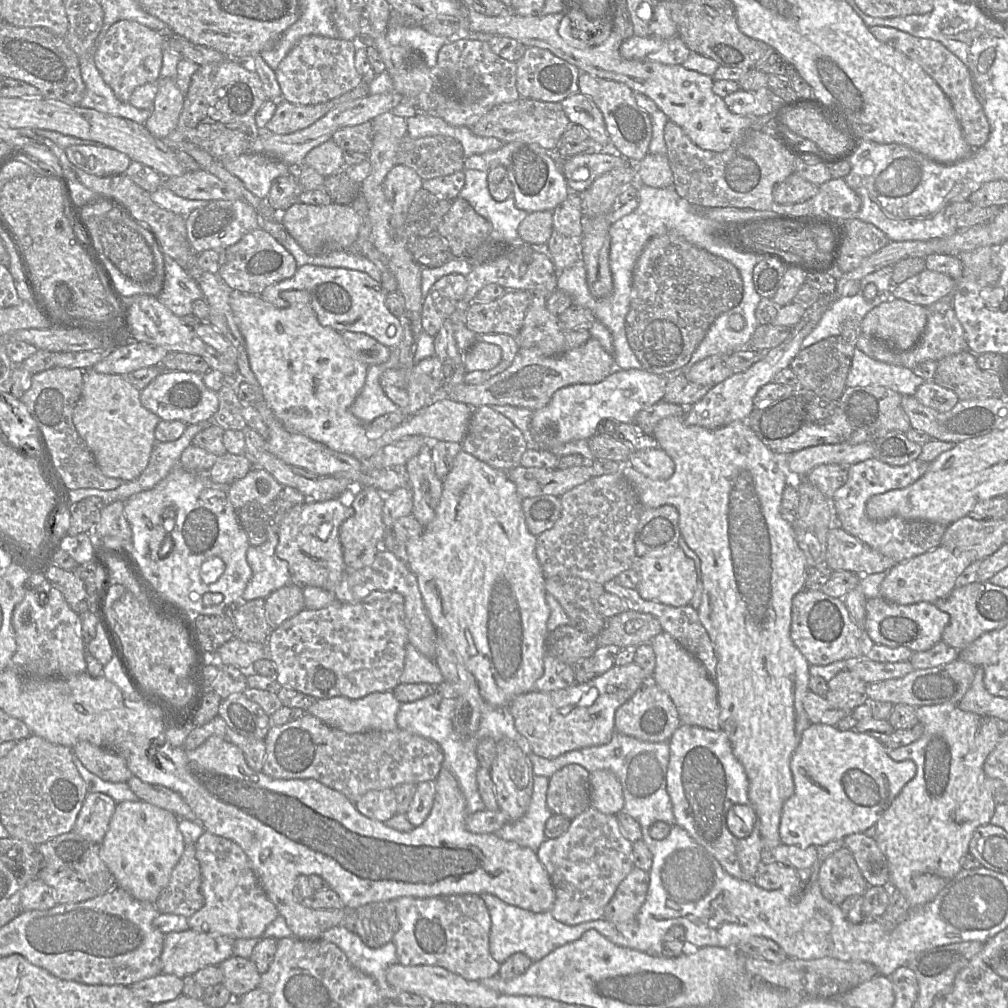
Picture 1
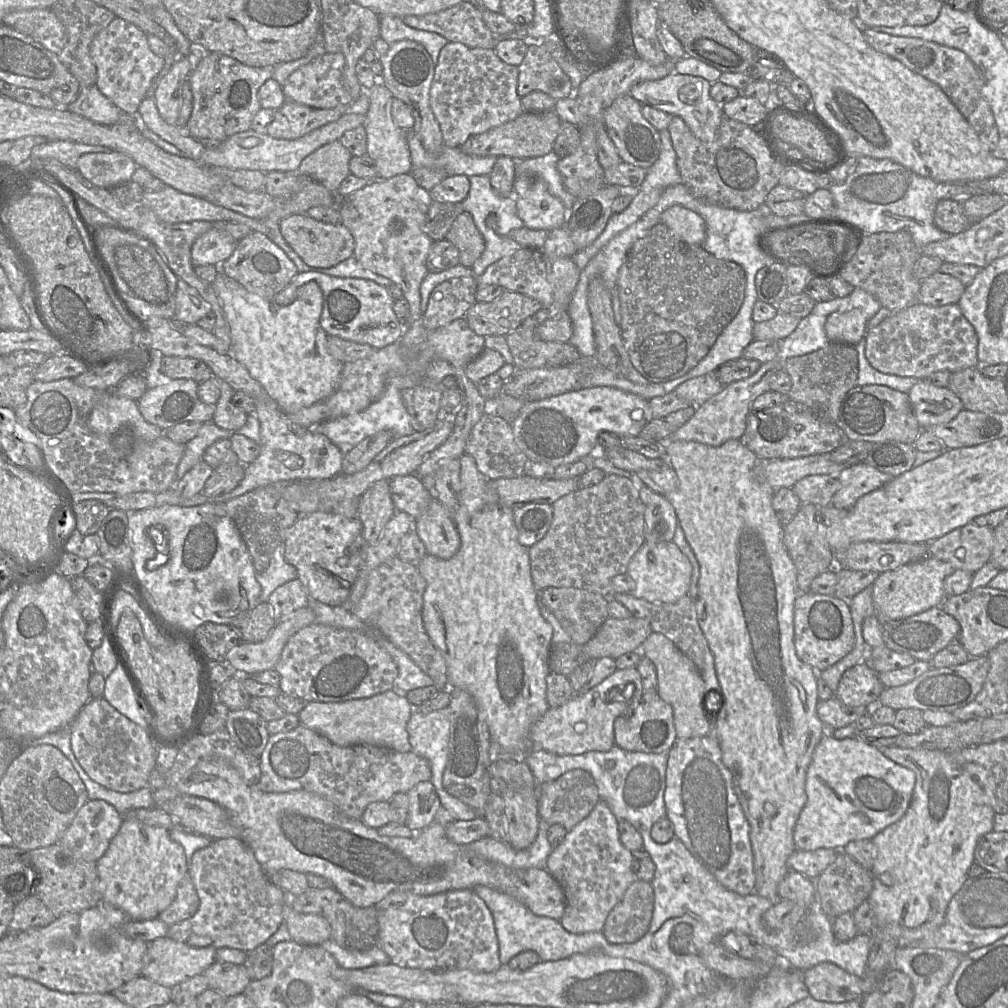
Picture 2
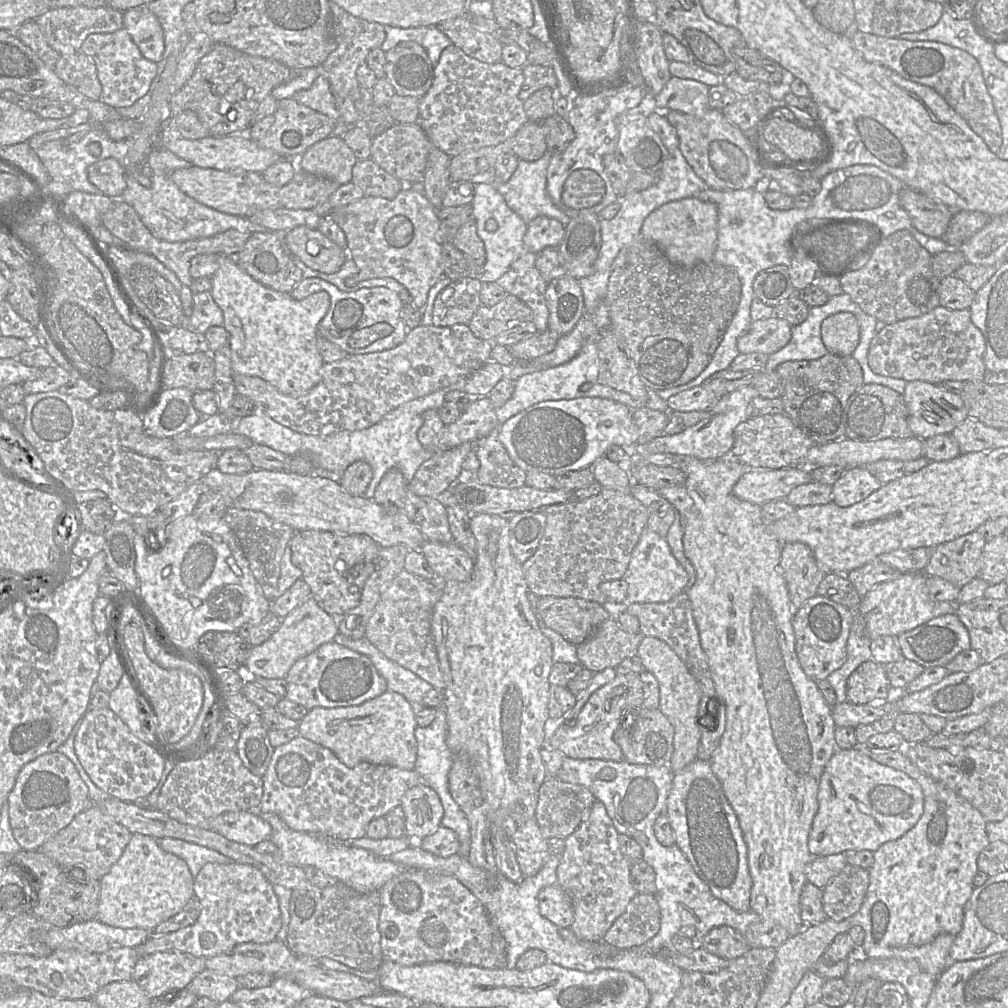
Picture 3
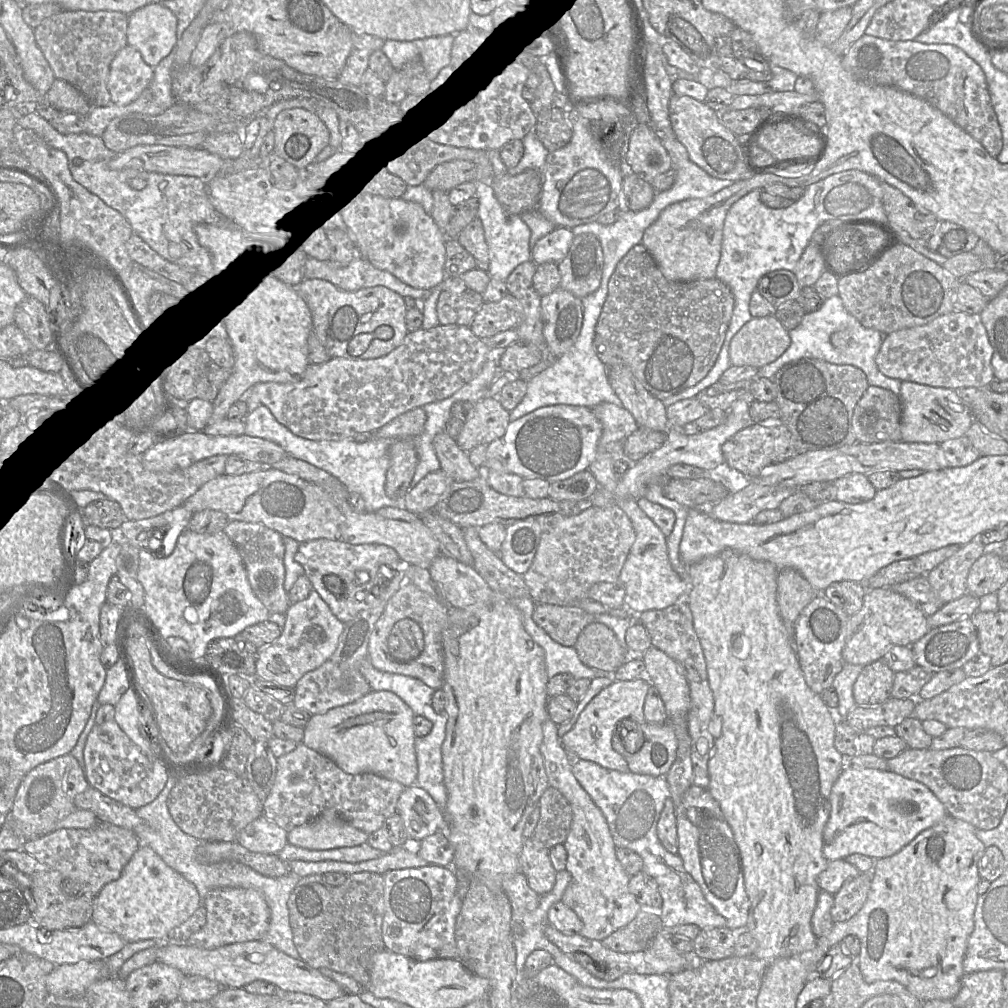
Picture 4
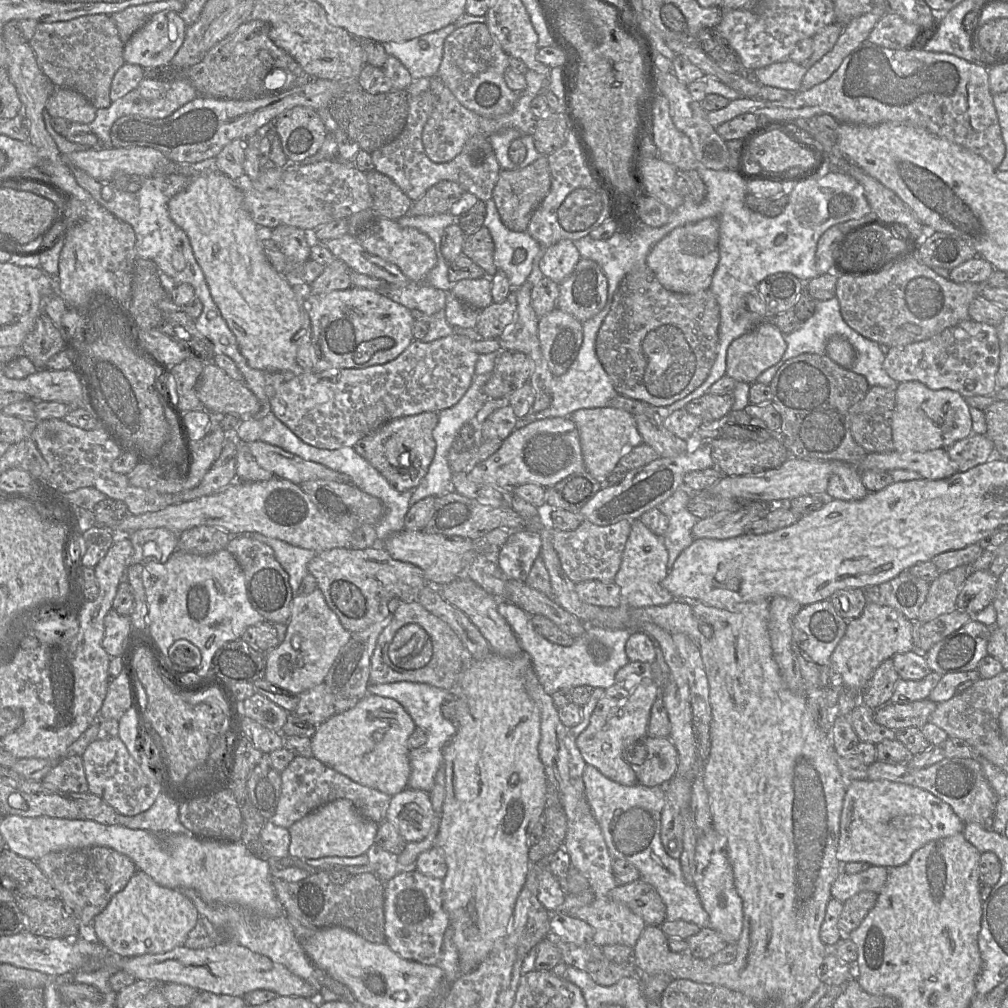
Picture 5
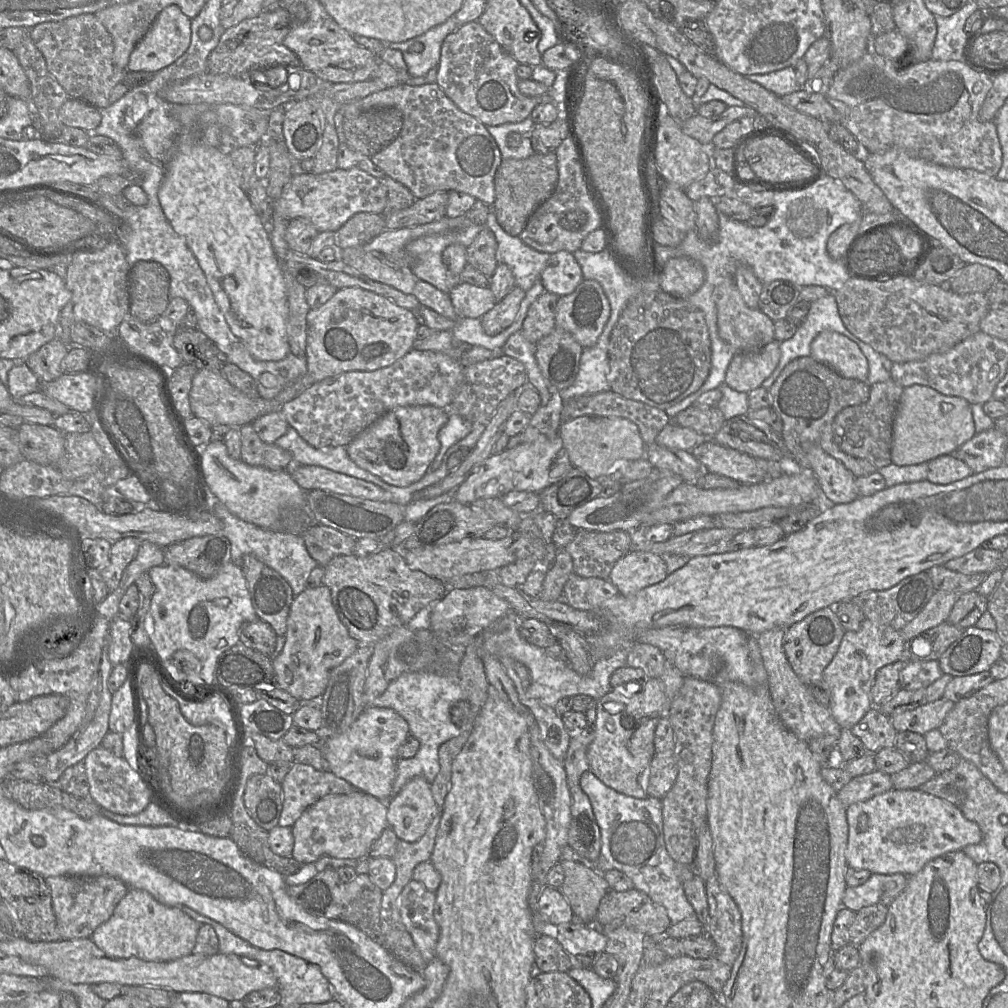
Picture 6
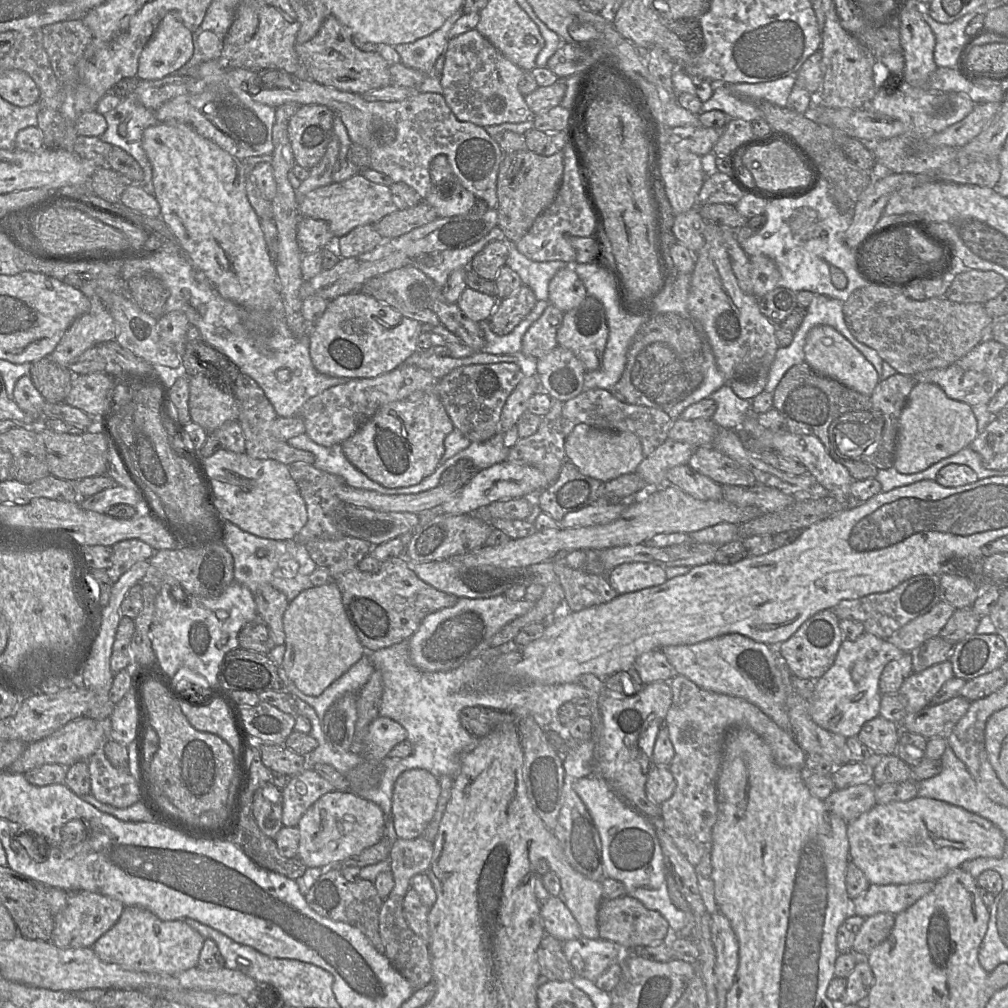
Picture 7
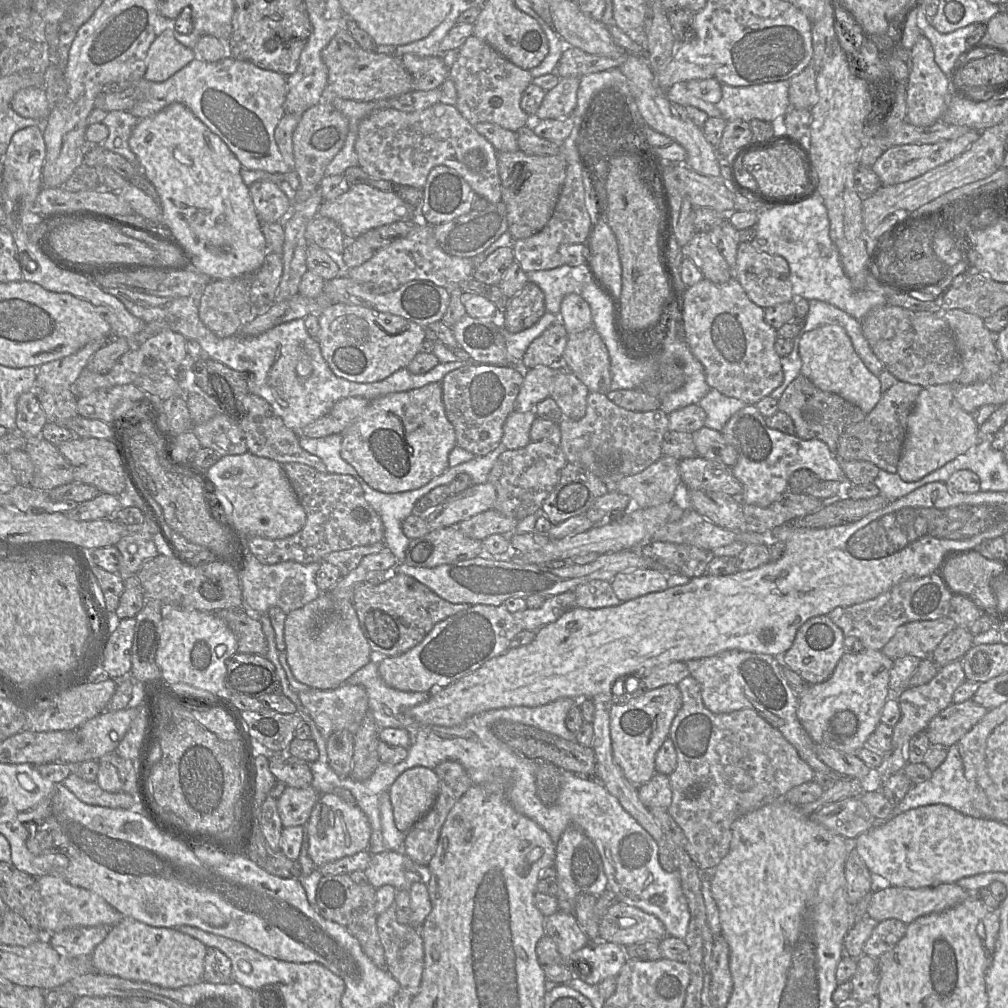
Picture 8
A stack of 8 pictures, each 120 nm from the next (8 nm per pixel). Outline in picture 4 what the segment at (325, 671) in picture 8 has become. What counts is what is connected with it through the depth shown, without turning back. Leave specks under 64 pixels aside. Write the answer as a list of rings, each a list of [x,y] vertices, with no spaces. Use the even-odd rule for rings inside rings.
[[[312,589],[307,598],[290,604],[280,636],[267,646],[257,649],[256,674],[263,680],[295,687],[304,674],[330,659],[343,630],[344,623],[332,613],[317,591]]]

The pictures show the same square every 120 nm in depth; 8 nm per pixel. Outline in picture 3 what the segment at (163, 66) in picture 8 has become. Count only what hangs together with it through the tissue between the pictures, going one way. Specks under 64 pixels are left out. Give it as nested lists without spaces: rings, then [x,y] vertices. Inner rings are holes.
[[[147,5],[125,11],[123,26],[146,59],[155,63],[161,60],[165,50],[163,29]]]

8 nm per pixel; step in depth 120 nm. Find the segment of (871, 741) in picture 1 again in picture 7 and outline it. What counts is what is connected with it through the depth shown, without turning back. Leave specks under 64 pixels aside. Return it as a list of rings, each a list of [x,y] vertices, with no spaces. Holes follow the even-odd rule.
[[[916,796],[908,801],[892,802],[888,804],[875,804],[872,809],[861,814],[858,818],[847,823],[847,835],[849,840],[850,861],[853,862],[866,876],[871,884],[909,884],[920,881],[937,881],[950,870],[960,867],[966,860],[979,857],[1000,858],[1004,853],[1005,836],[1002,831],[991,821],[979,816],[976,813],[947,803],[942,800]]]

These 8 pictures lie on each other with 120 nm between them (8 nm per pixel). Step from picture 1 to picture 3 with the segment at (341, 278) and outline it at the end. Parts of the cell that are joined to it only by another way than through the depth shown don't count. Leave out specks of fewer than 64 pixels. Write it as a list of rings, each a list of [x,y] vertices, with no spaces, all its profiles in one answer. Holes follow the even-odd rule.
[[[303,278],[289,294],[293,299],[300,301],[321,291],[328,293],[330,306],[318,325],[318,334],[339,346],[349,356],[390,350],[404,341],[408,327],[400,317],[404,304],[398,293],[385,287],[344,292],[320,278]]]

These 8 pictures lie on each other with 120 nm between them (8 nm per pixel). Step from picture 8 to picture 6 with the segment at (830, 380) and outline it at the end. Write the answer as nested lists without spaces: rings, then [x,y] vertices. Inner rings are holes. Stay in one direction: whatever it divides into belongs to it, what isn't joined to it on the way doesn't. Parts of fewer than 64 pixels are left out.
[[[820,332],[811,343],[811,356],[846,378],[867,382],[867,358],[855,342],[839,332]]]

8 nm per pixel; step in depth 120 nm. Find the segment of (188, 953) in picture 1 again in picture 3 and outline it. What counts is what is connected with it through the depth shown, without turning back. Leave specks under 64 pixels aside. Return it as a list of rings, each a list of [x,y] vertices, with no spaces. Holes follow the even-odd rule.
[[[177,950],[156,952],[138,959],[131,980],[153,1001],[165,993],[187,988],[193,978],[206,969],[205,961],[206,958]]]

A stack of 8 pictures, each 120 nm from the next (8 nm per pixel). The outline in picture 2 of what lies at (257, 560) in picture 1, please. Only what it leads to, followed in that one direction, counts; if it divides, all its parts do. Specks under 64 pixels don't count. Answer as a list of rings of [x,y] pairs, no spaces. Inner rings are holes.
[[[281,542],[271,557],[269,566],[263,572],[256,572],[261,586],[260,602],[267,602],[271,593],[279,586],[297,578],[297,570],[285,559],[285,544]]]

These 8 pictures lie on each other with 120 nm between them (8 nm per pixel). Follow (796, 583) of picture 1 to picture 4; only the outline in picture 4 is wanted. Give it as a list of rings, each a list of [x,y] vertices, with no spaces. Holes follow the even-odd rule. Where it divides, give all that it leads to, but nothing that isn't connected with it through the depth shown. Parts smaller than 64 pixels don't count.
[[[725,550],[716,556],[704,558],[690,565],[688,573],[690,575],[690,586],[685,597],[692,613],[694,630],[706,662],[708,681],[714,697],[714,715],[720,717],[722,721],[721,736],[714,739],[713,751],[708,762],[708,790],[718,802],[739,848],[745,891],[749,899],[745,929],[751,933],[757,942],[757,947],[752,955],[770,964],[777,958],[791,957],[811,950],[816,944],[817,936],[811,928],[811,917],[820,891],[817,877],[827,868],[829,863],[822,851],[823,830],[831,811],[831,789],[846,765],[845,757],[836,749],[834,744],[835,728],[839,718],[829,709],[821,695],[813,692],[805,681],[796,655],[793,638],[785,628],[780,615],[777,603],[779,570],[774,564],[754,560],[745,554],[732,550]]]

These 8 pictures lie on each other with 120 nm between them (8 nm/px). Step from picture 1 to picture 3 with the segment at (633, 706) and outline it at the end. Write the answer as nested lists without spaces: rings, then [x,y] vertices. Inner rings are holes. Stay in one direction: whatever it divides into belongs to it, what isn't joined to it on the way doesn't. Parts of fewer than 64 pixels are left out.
[[[641,708],[633,728],[618,728],[613,739],[630,764],[669,765],[674,751],[674,727],[660,709]]]

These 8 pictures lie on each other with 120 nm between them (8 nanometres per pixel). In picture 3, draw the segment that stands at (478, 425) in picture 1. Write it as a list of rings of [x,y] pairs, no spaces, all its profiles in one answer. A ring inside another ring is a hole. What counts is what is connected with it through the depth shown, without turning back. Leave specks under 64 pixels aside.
[[[499,428],[472,444],[480,461],[476,472],[478,482],[499,488],[518,488],[525,485],[526,472],[518,467],[500,442]]]

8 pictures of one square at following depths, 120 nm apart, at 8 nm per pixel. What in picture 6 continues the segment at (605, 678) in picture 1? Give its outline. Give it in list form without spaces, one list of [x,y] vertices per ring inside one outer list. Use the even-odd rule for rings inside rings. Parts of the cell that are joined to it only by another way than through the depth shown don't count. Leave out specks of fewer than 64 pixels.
[[[646,678],[641,690],[632,696],[625,696],[614,688],[597,701],[595,737],[587,750],[590,770],[597,778],[622,794],[639,799],[649,796],[645,777],[656,754],[655,729],[669,704],[659,678]]]

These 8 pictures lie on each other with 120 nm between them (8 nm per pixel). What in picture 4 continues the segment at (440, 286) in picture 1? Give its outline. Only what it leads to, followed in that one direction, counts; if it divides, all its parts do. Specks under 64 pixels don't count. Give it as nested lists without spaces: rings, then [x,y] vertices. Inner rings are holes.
[[[445,278],[437,302],[439,325],[470,326],[484,301],[461,278]]]

